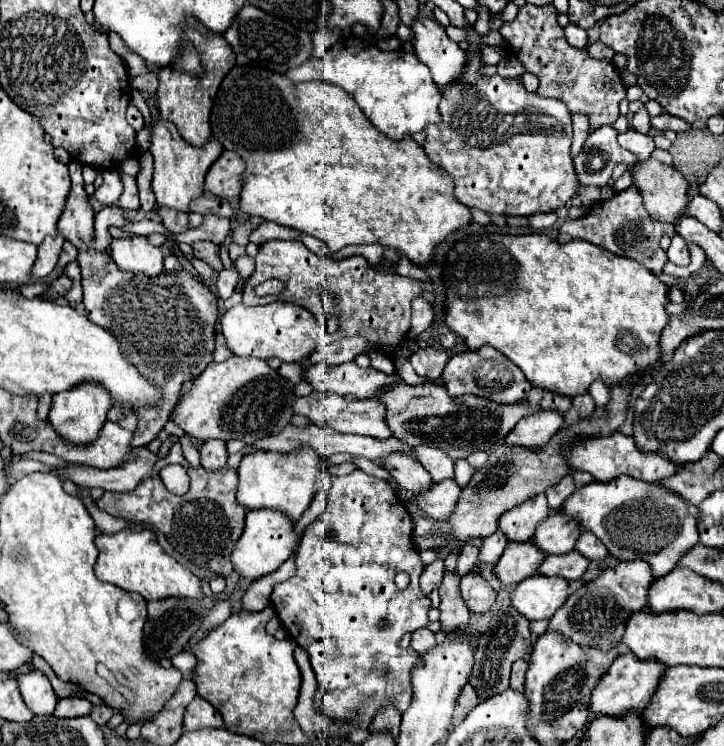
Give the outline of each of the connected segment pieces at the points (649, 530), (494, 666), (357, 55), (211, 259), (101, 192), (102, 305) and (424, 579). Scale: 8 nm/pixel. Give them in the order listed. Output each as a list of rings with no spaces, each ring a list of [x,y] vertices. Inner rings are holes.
[[[617,476],[611,482],[591,482],[577,488],[561,510],[575,516],[585,530],[591,530],[613,558],[639,558],[649,562],[655,578],[671,572],[677,564],[677,556],[683,556],[699,542],[699,510],[659,482],[645,482],[631,476]]]
[[[511,606],[501,608],[493,620],[489,630],[479,638],[477,642],[477,652],[475,652],[475,668],[469,678],[469,684],[475,688],[477,696],[481,700],[487,700],[501,690],[509,688],[509,672],[511,664],[519,658],[527,658],[531,648],[531,634],[529,634],[529,622]]]
[[[337,42],[322,58],[311,57],[305,64],[287,72],[293,82],[327,81],[339,84],[355,98],[371,124],[391,140],[403,140],[405,134],[421,132],[427,124],[439,120],[437,104],[441,92],[429,76],[429,68],[413,52],[383,52],[363,42]]]
[[[193,242],[191,244],[193,248],[193,256],[207,262],[213,270],[221,270],[223,264],[221,264],[221,258],[219,258],[219,246],[213,244],[213,242]]]
[[[101,170],[101,176],[103,176],[103,184],[95,190],[95,198],[101,202],[101,204],[117,204],[119,196],[123,194],[123,182],[121,182],[121,176],[117,170]]]
[[[69,162],[69,174],[71,174],[71,192],[69,200],[65,204],[65,212],[59,218],[59,232],[65,240],[69,240],[77,250],[77,262],[81,266],[81,276],[83,276],[83,306],[87,312],[87,318],[105,328],[115,336],[119,342],[121,350],[127,354],[127,360],[131,364],[137,364],[141,376],[151,380],[155,386],[163,386],[163,396],[157,404],[153,406],[135,406],[133,412],[139,418],[137,430],[133,432],[131,448],[137,446],[147,446],[159,430],[163,430],[165,422],[169,420],[169,412],[173,410],[175,402],[179,400],[181,386],[187,380],[197,378],[211,362],[213,362],[213,350],[215,350],[215,324],[217,324],[217,296],[205,286],[195,274],[189,270],[181,268],[175,272],[161,272],[153,280],[141,272],[125,272],[121,270],[113,260],[107,258],[107,252],[97,252],[91,248],[91,242],[95,238],[95,228],[93,228],[93,206],[89,202],[89,196],[83,190],[83,176],[81,176],[81,164],[79,162]]]
[[[435,560],[431,562],[429,566],[425,566],[425,570],[421,572],[421,578],[419,578],[419,586],[421,586],[421,592],[425,592],[433,606],[439,606],[439,594],[437,594],[437,588],[441,584],[441,576],[445,572],[445,566],[441,564],[441,560]]]

